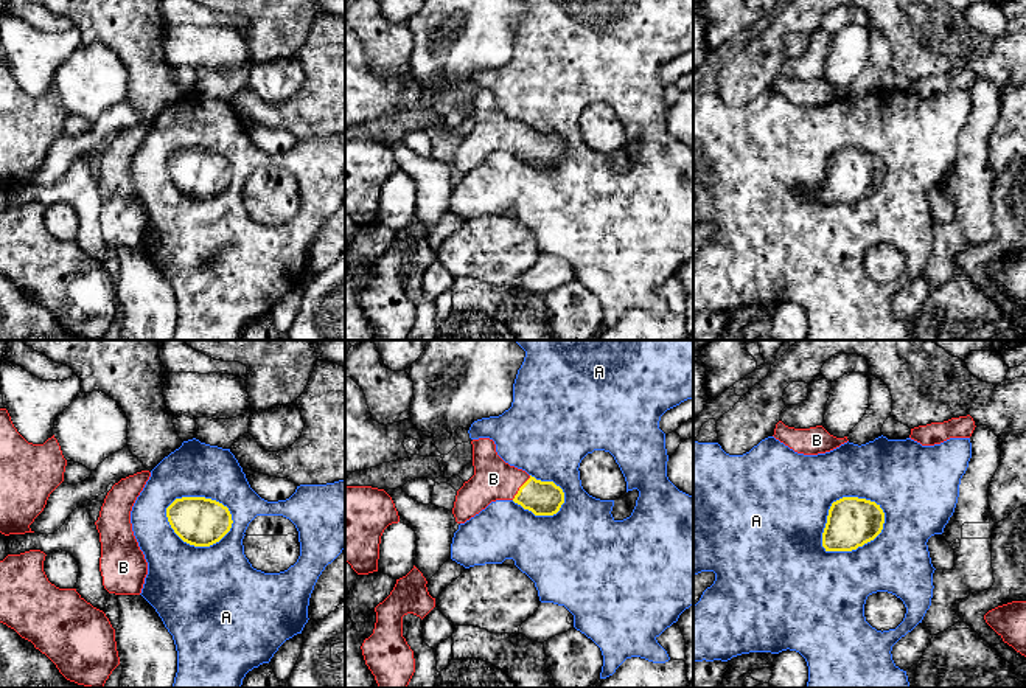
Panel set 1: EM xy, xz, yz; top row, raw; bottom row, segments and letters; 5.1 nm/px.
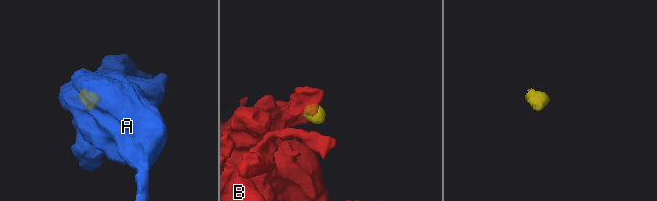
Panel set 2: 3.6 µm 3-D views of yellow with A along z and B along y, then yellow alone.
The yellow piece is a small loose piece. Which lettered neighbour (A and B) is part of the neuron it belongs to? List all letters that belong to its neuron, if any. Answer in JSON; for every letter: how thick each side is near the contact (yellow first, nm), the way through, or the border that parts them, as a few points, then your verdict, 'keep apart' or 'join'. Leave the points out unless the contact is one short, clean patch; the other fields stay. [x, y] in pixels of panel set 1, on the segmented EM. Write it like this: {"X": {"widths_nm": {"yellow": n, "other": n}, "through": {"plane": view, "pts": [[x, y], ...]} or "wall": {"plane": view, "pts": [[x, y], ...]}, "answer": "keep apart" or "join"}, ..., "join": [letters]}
{"A": {"widths_nm": {"yellow": 260, "other": 340}, "answer": "keep apart"}, "B": {"widths_nm": {"yellow": 180, "other": 220}, "through": {"plane": "xz", "pts": [[541, 497], [519, 488], [493, 479]]}, "answer": "join"}, "join": ["B"]}

